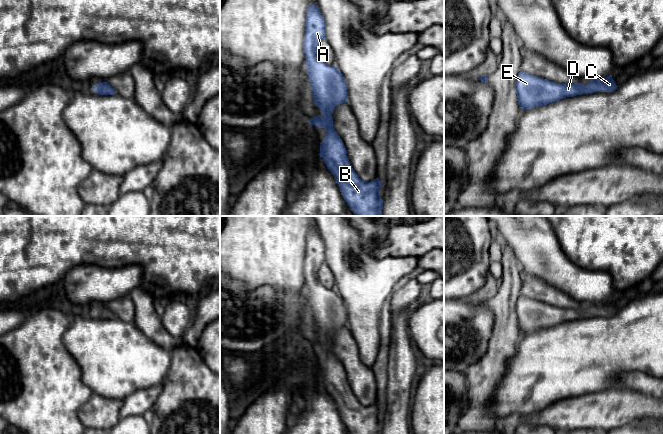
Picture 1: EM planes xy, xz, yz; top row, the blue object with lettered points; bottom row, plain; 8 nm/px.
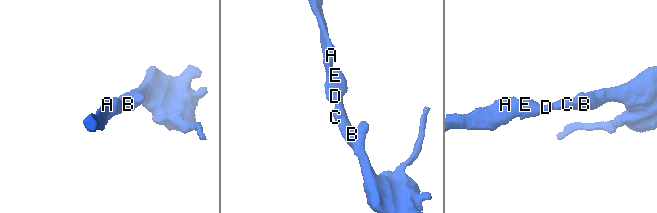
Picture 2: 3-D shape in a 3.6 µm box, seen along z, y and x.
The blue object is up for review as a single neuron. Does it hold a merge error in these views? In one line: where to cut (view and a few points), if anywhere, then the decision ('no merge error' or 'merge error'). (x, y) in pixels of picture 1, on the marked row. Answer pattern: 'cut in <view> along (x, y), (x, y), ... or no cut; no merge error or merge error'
no cut; no merge error

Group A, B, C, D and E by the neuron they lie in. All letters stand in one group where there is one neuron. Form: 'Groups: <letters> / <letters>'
Groups: A B C D E

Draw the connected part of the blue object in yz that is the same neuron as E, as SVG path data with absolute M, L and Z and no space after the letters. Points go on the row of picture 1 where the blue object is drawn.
M520 71L515 80L515 89L521 111L547 105L566 97L593 92L612 92L617 87L612 75L602 79L590 79L587 85L582 83L559 84Z

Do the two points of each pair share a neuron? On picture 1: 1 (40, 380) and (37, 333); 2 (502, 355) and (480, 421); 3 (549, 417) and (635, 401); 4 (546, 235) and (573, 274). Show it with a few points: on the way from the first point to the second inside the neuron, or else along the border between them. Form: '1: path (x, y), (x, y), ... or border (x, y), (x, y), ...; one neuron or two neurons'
1: path (37, 368), (37, 345); one neuron
2: path (488, 371), (483, 377), (481, 384), (480, 405); one neuron
3: path (570, 414), (585, 411), (602, 411), (614, 407); one neuron
4: path (546, 245), (563, 264); one neuron

